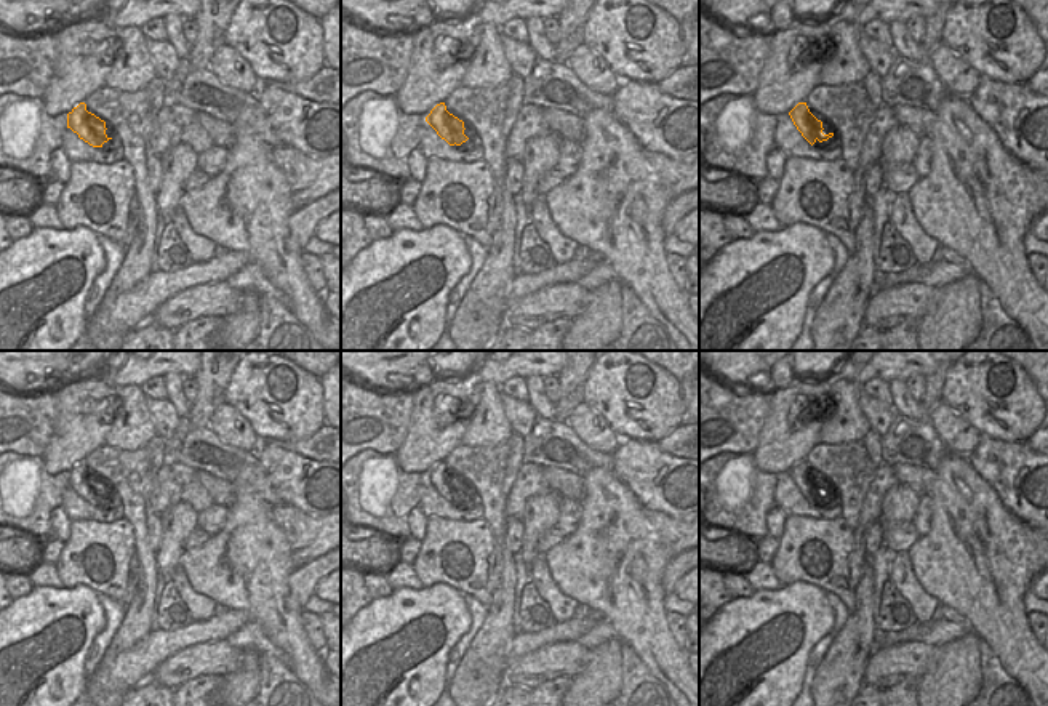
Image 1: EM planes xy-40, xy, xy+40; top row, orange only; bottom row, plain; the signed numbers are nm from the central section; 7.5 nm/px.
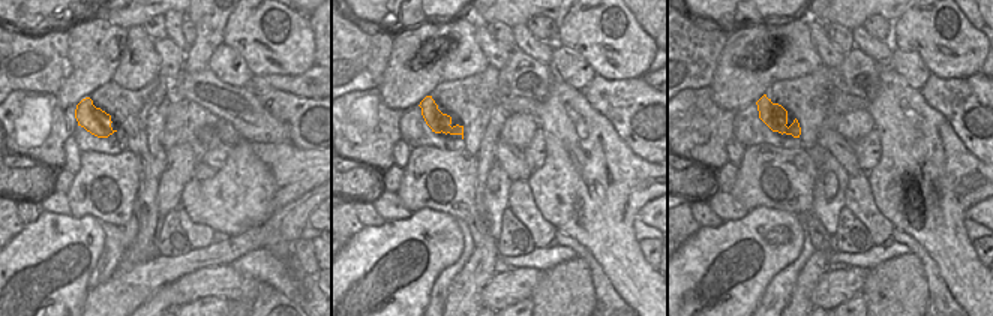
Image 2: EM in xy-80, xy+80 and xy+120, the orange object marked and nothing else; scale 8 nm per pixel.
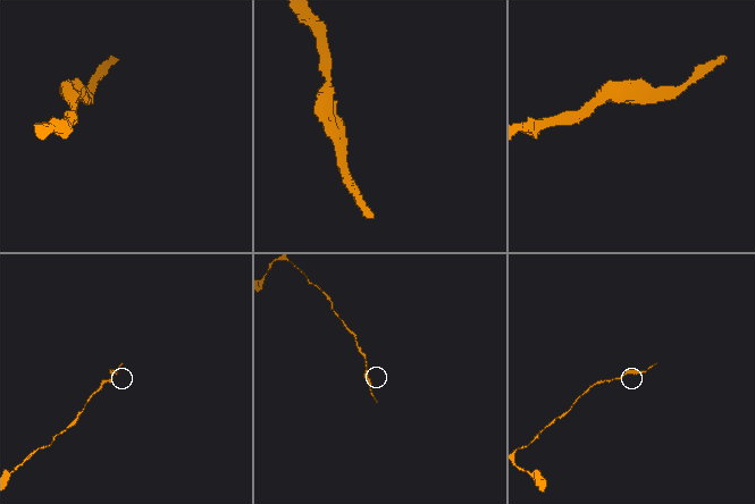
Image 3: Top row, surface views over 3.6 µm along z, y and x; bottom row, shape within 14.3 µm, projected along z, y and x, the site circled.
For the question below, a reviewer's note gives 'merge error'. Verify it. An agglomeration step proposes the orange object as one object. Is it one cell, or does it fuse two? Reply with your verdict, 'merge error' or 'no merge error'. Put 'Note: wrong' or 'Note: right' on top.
Note: wrong
no merge error

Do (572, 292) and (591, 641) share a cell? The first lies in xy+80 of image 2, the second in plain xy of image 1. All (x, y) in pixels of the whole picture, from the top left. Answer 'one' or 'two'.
two

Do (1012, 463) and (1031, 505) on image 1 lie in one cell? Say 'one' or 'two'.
one

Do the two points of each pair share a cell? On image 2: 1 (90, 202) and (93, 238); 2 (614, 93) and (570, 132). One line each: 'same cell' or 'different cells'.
1: different cells
2: different cells

